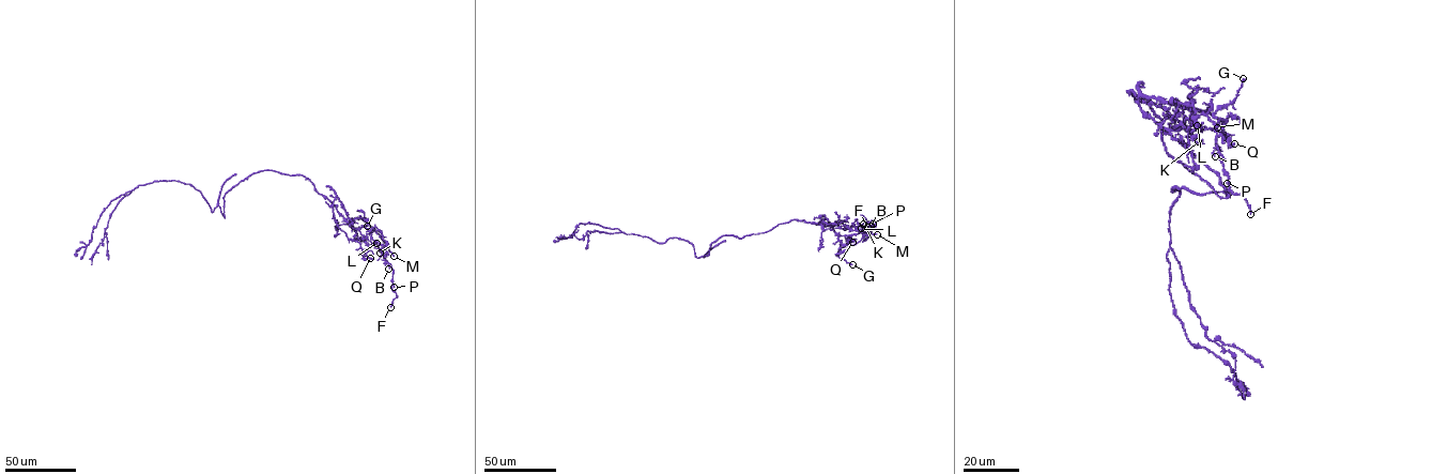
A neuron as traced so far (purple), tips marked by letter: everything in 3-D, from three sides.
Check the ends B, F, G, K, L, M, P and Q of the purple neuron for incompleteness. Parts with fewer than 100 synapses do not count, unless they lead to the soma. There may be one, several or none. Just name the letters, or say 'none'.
none

